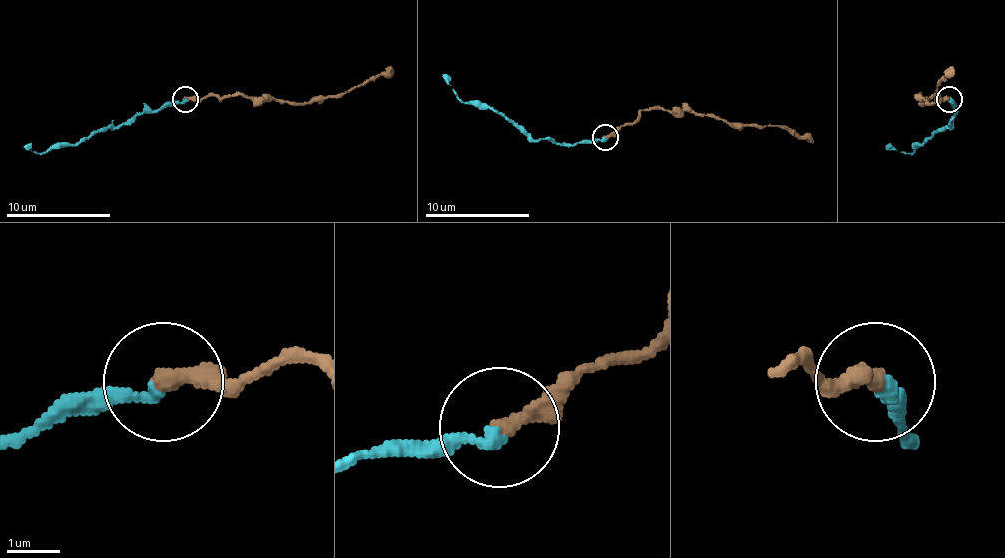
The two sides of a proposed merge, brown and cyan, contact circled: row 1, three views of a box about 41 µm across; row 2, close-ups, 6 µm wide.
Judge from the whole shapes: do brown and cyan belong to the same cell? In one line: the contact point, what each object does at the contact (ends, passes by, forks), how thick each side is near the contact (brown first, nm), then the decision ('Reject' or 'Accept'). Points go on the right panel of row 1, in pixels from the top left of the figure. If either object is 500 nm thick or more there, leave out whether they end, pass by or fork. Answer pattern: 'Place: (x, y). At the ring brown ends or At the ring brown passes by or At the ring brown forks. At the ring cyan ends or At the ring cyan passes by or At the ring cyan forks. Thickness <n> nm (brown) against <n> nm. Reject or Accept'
Place: (949, 99). At the ring brown ends. At the ring cyan ends. Thickness 320 nm (brown) against 240 nm. Accept

